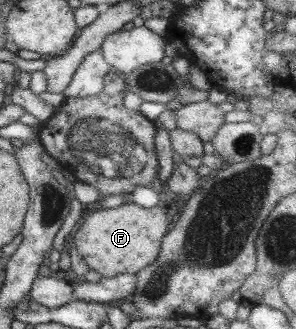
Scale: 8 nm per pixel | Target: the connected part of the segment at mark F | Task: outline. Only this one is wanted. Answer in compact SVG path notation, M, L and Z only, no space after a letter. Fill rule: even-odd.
M130 201L115 208L95 211L81 222L83 224L71 239L88 270L98 273L101 278L134 275L139 269L153 263L169 227L166 213L158 206L143 209Z

